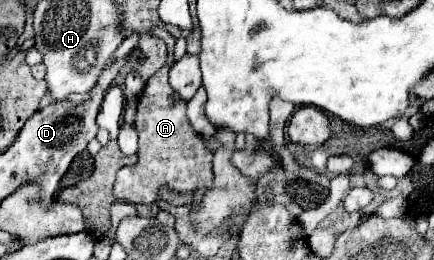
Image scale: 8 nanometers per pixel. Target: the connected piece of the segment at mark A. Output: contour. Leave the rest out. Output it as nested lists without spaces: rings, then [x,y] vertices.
[[[152,27],[152,35],[160,37],[168,45],[168,61],[162,69],[158,69],[146,83],[140,99],[138,99],[138,115],[134,121],[134,127],[140,137],[140,153],[138,153],[138,163],[132,167],[122,167],[118,171],[116,183],[114,183],[114,193],[118,201],[126,203],[156,203],[164,211],[172,215],[176,214],[173,206],[160,199],[158,191],[162,187],[174,189],[178,193],[194,193],[196,191],[196,206],[202,202],[204,193],[208,190],[208,185],[212,185],[212,153],[206,147],[206,141],[202,135],[198,135],[192,125],[186,119],[186,103],[178,101],[174,91],[170,89],[168,83],[168,71],[174,63],[172,53],[174,53],[174,37],[166,33],[166,29]]]

